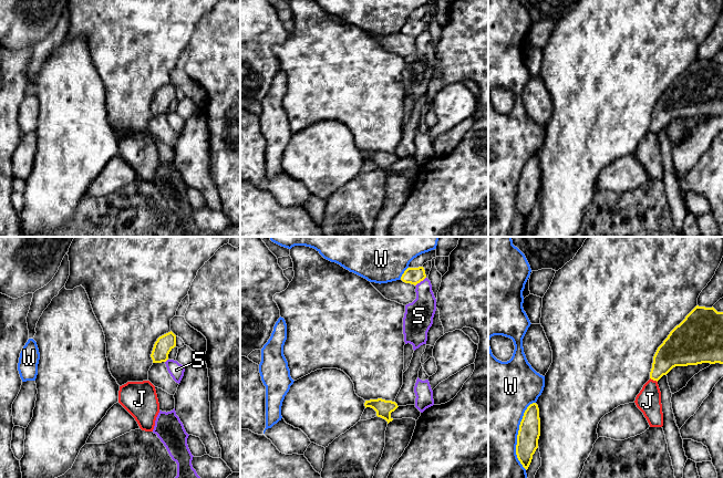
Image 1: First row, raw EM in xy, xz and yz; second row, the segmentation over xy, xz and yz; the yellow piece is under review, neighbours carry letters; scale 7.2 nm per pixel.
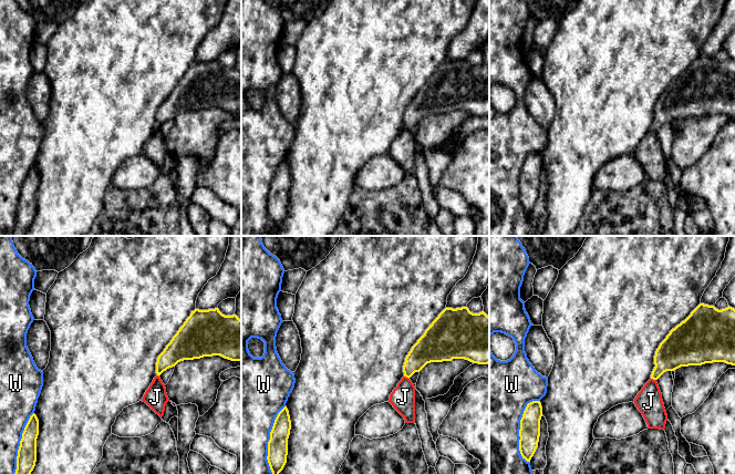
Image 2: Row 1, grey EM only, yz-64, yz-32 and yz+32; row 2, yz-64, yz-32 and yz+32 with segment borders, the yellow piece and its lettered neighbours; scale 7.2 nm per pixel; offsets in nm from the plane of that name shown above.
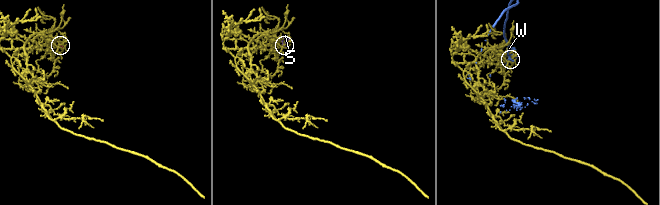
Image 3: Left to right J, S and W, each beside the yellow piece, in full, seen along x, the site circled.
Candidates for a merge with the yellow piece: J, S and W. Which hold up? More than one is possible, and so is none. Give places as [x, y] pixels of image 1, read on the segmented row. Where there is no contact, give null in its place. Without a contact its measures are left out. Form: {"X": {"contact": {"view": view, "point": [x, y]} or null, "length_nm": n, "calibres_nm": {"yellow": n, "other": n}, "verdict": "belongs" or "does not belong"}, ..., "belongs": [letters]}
{"J": {"contact": {"view": "yz", "point": [653, 380]}, "length_nm": 70, "calibres_nm": {"yellow": 220, "other": 180}, "verdict": "does not belong"}, "S": {"contact": {"view": "xz", "point": [420, 281]}, "length_nm": 100, "calibres_nm": {"yellow": 120, "other": 220}, "verdict": "does not belong"}, "W": {"contact": {"view": "yz", "point": [517, 435]}, "length_nm": 500, "calibres_nm": {"yellow": 160, "other": 460}, "verdict": "does not belong"}, "belongs": []}

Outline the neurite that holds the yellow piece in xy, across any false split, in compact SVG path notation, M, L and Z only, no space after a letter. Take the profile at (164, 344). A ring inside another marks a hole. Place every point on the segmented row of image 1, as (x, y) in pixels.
M171 331L157 339L151 357L153 363L162 363L168 360L169 352L176 346L176 335Z

